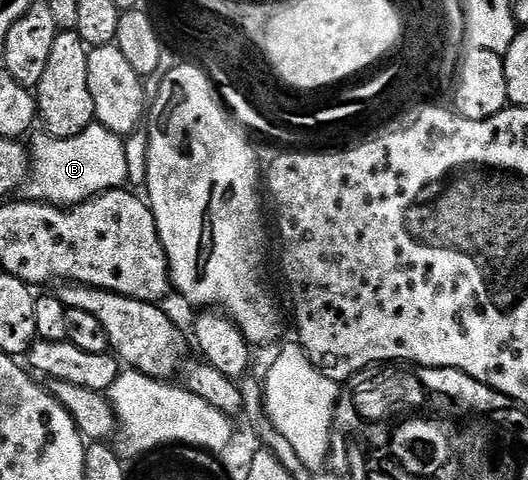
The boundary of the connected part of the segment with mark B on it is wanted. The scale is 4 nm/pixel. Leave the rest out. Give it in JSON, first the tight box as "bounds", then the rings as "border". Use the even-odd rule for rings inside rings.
{"bounds":[25,121,128,208],"border":[[[98,121],[77,133],[77,137],[52,139],[46,133],[40,136],[29,147],[31,169],[25,184],[28,200],[69,208],[86,199],[93,199],[104,191],[122,188],[128,182],[125,142]]]}

